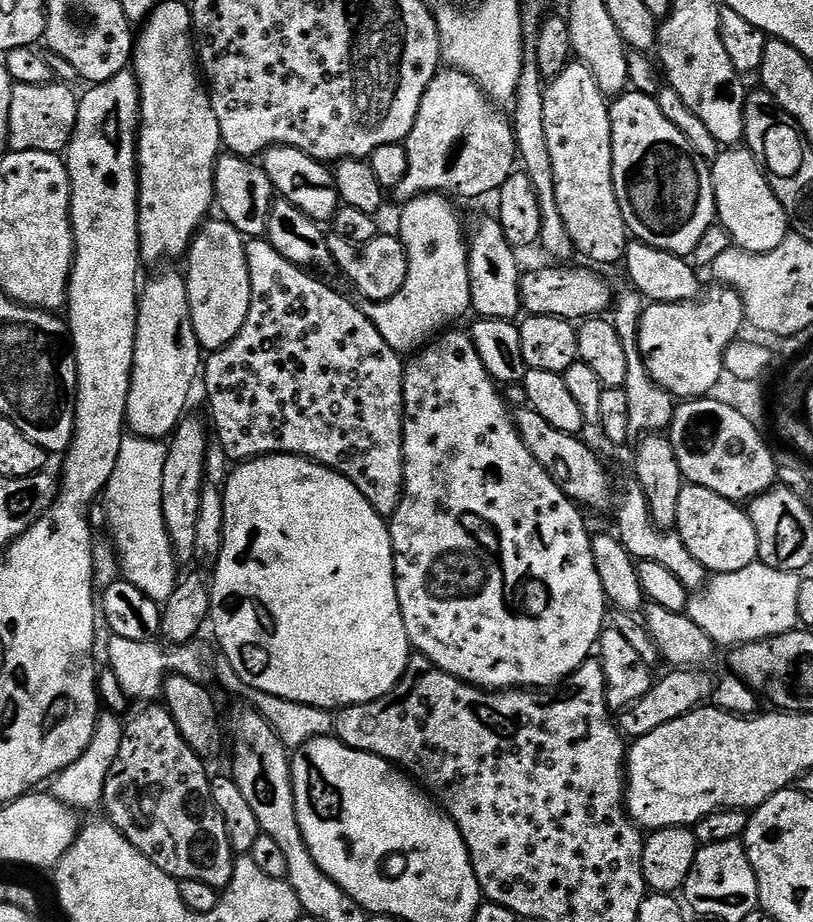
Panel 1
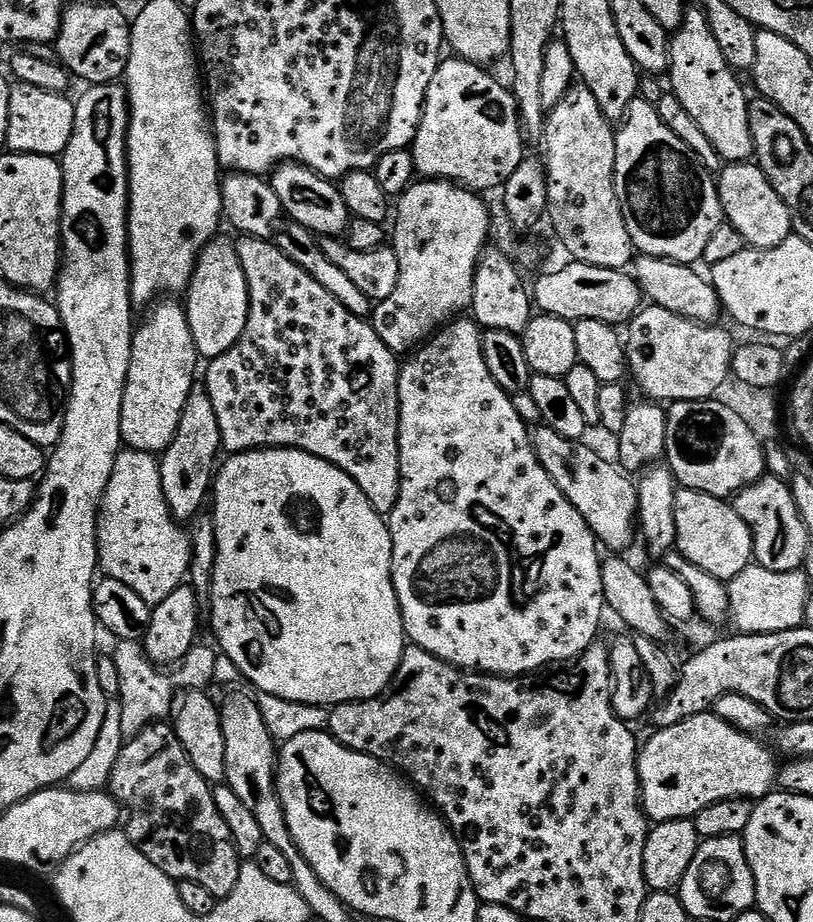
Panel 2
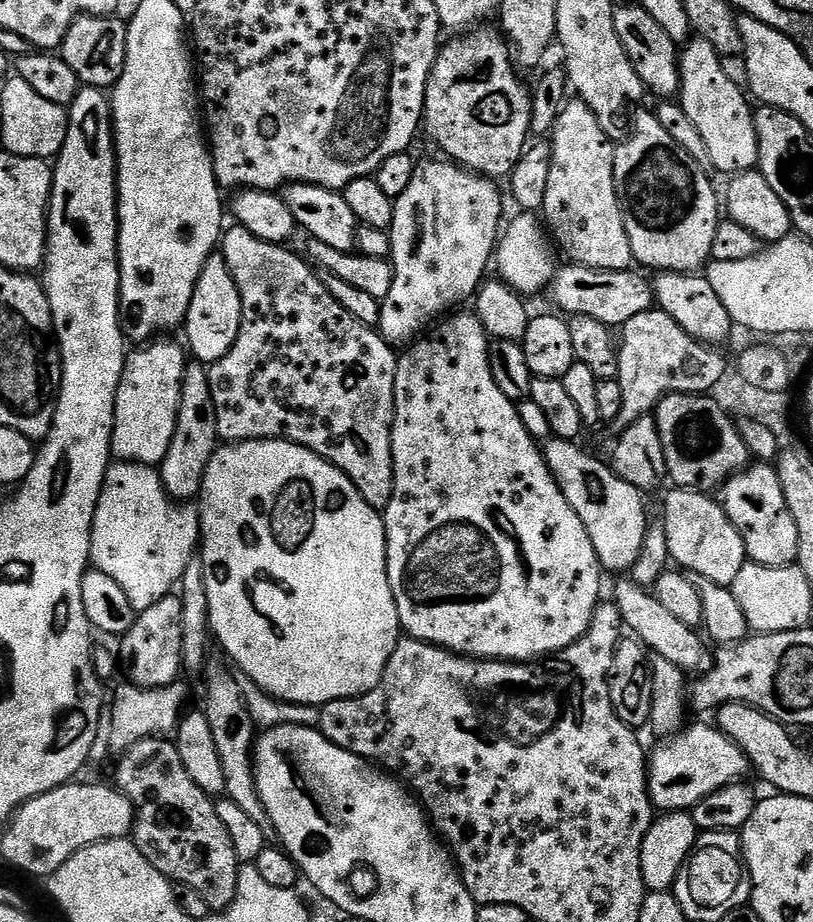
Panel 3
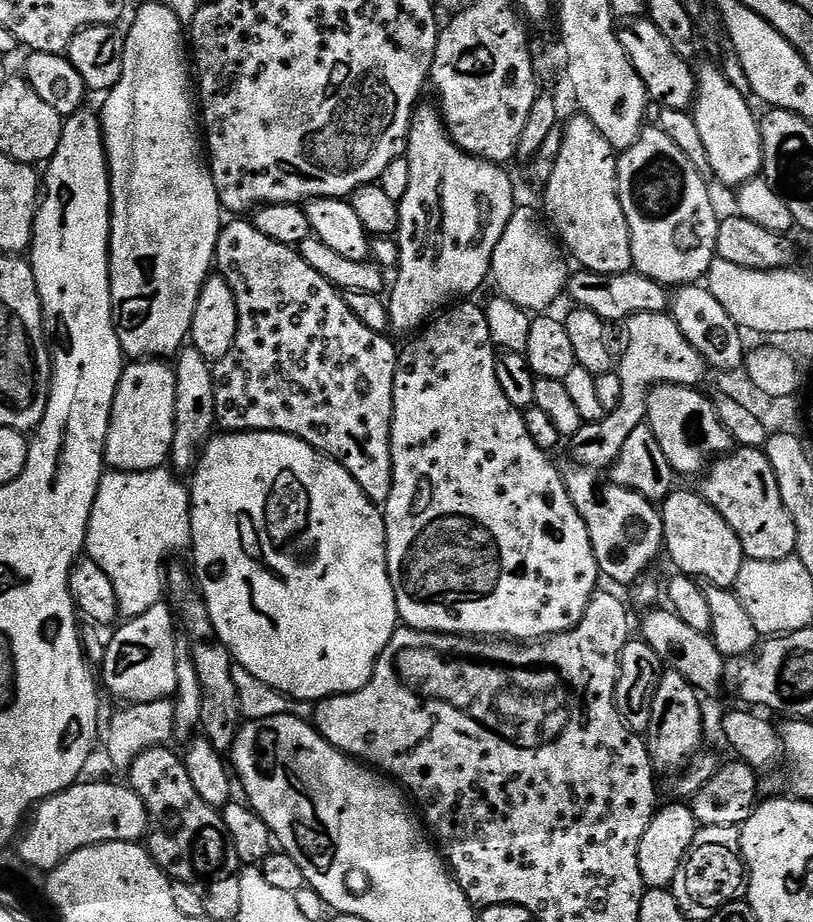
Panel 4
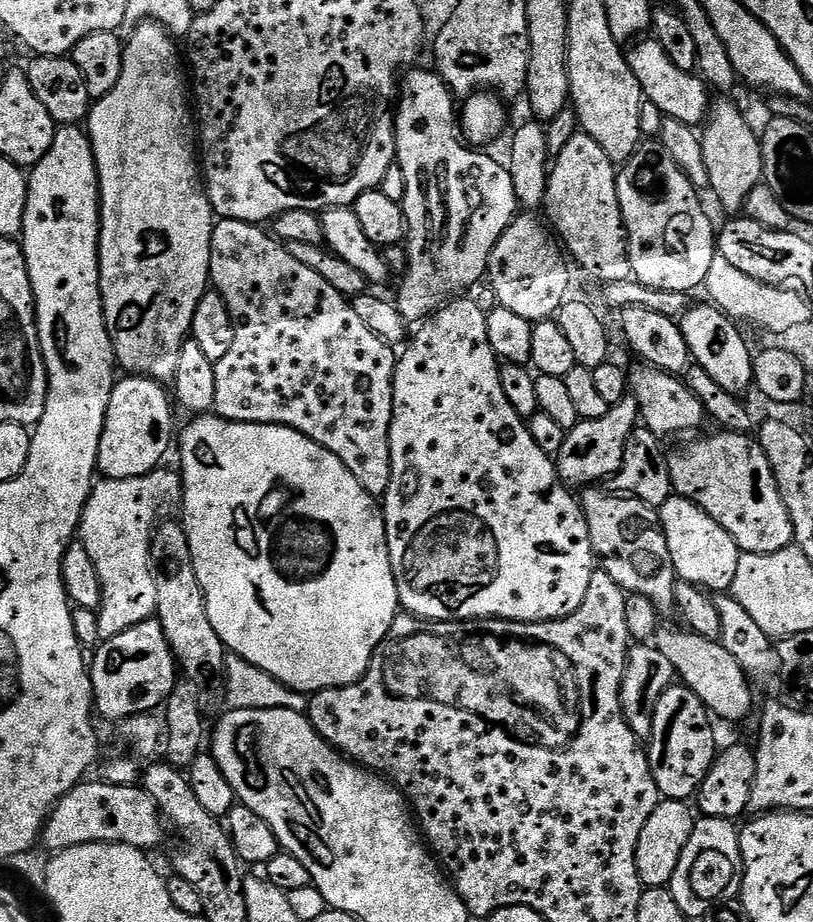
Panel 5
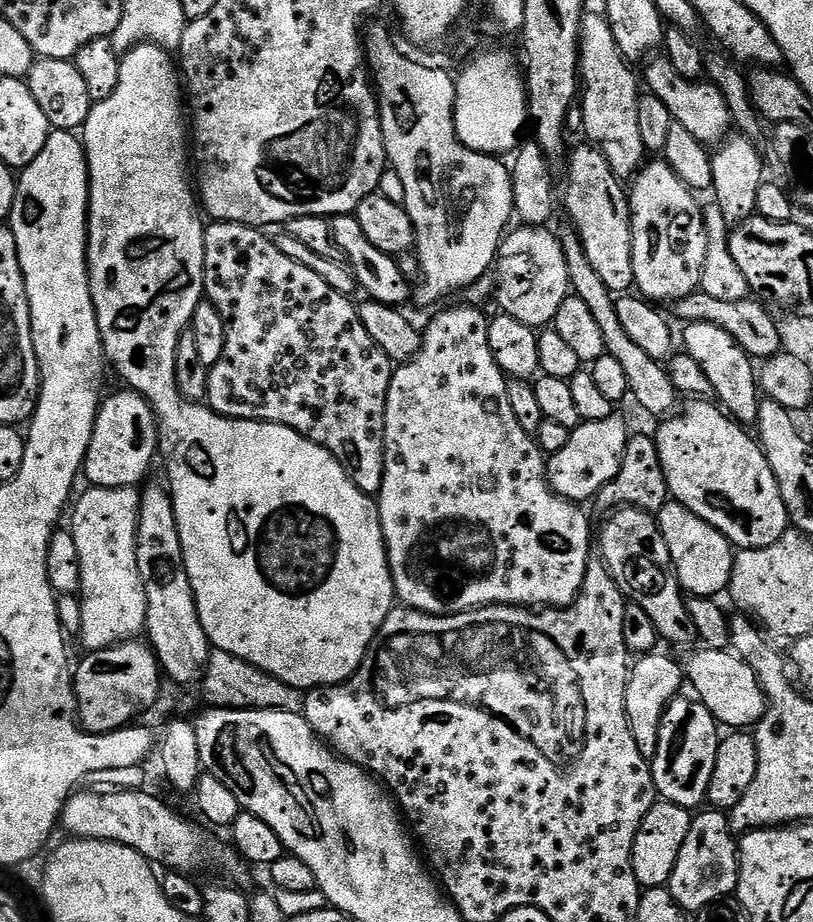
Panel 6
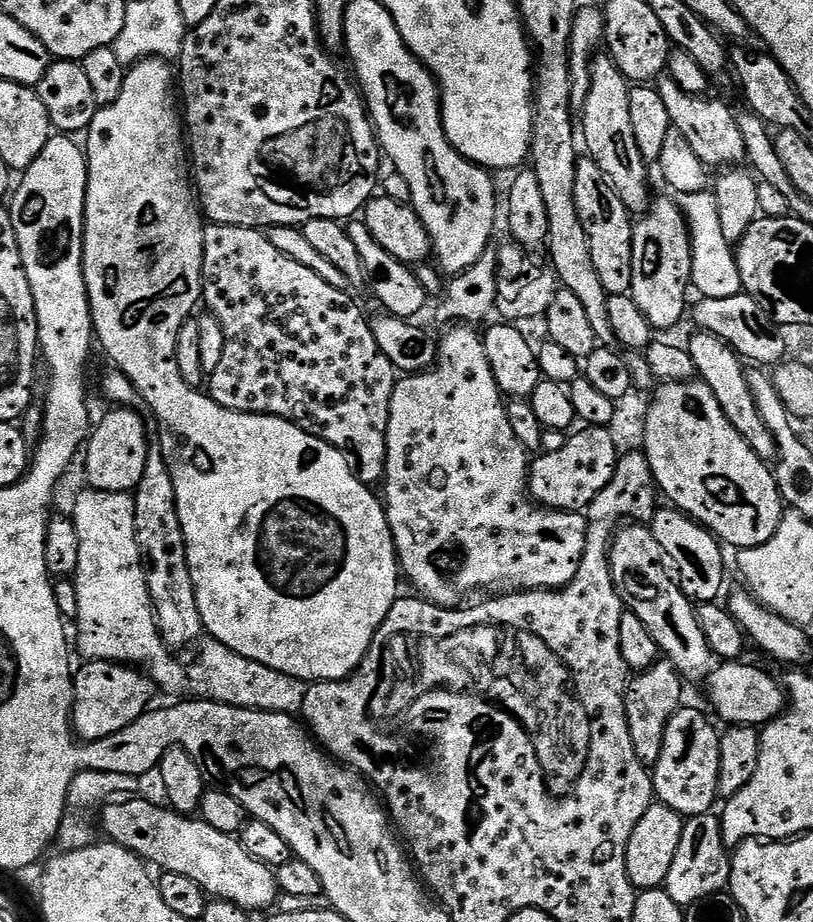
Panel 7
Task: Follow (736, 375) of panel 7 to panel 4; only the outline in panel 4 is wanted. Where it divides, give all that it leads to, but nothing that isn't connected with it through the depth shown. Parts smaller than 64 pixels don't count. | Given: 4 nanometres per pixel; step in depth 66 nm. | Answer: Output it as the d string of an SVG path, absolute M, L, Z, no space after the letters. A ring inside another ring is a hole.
M695 283L677 287L670 296L670 315L676 321L678 330L682 330L686 342L698 350L711 369L714 367L716 371L723 372L737 371L743 367L746 351L738 338L736 323L730 314L726 314L726 310L722 310L722 302L714 298L707 286Z

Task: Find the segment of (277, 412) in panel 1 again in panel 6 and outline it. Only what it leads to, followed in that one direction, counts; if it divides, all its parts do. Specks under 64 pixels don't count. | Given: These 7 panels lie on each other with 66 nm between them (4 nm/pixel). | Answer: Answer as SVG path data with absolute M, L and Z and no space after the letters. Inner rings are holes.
M212 222L204 229L204 290L207 299L224 315L226 321L226 346L222 358L211 365L208 374L208 394L206 403L218 414L232 416L236 420L261 420L267 424L281 424L303 434L315 444L321 444L327 452L332 452L336 459L348 469L352 481L369 494L379 493L384 481L384 427L386 426L386 398L394 371L394 362L376 344L360 319L357 305L349 297L343 296L334 286L330 286L314 270L294 262L282 254L275 239L267 240L259 228L249 228L246 224L225 224Z

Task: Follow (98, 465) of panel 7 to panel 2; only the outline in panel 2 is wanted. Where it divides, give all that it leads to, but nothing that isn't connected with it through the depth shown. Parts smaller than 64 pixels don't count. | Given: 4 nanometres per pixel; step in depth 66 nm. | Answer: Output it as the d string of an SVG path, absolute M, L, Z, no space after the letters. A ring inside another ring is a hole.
M168 302L157 303L151 309L153 312L145 318L144 325L141 328L139 325L135 329L132 337L130 370L126 378L126 390L122 394L120 439L123 447L153 454L163 454L174 438L174 430L178 430L178 418L182 418L182 410L186 406L186 398L194 387L192 375L196 372L196 360L198 361L198 353L194 346L194 338L190 334L188 313L185 305L183 303L164 303Z

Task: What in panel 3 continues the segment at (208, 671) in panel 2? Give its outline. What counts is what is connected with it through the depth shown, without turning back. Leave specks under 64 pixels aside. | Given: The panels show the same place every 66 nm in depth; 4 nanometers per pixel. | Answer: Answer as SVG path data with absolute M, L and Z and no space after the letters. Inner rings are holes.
M177 678L172 684L161 688L146 688L141 684L125 682L116 688L116 697L110 700L111 734L109 749L116 754L123 754L133 748L140 740L150 736L163 737L175 733L178 721L185 709L184 699L188 688L183 679ZM112 708L112 709L111 709Z

